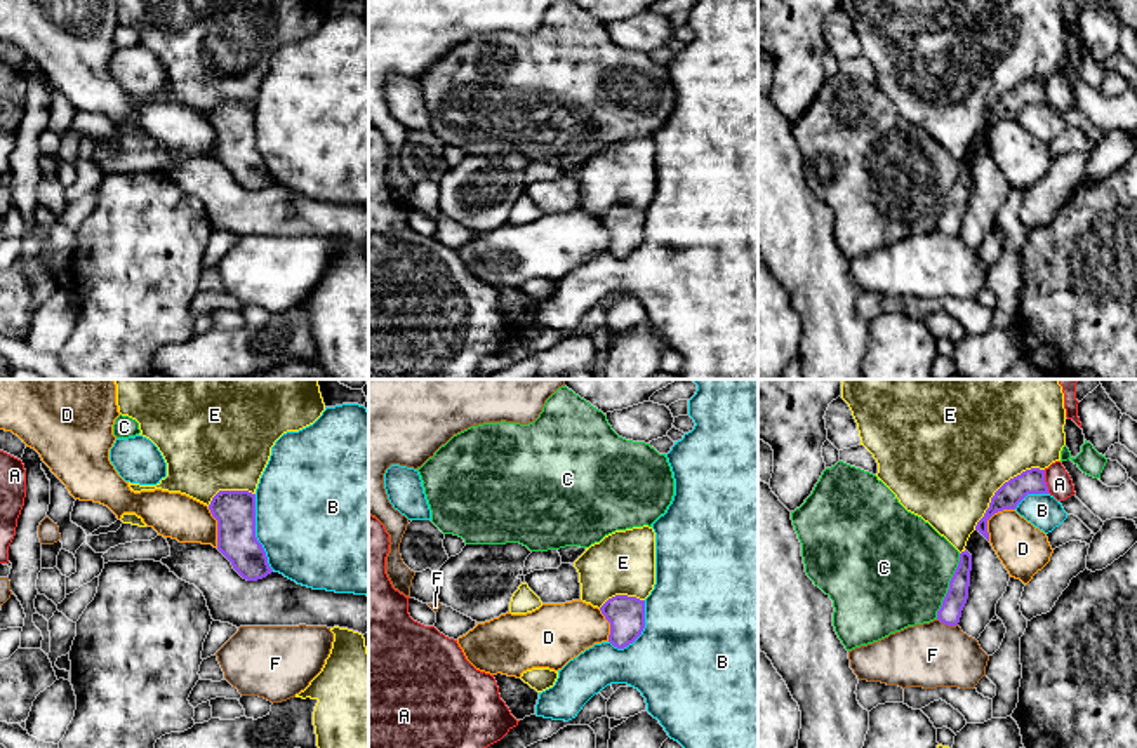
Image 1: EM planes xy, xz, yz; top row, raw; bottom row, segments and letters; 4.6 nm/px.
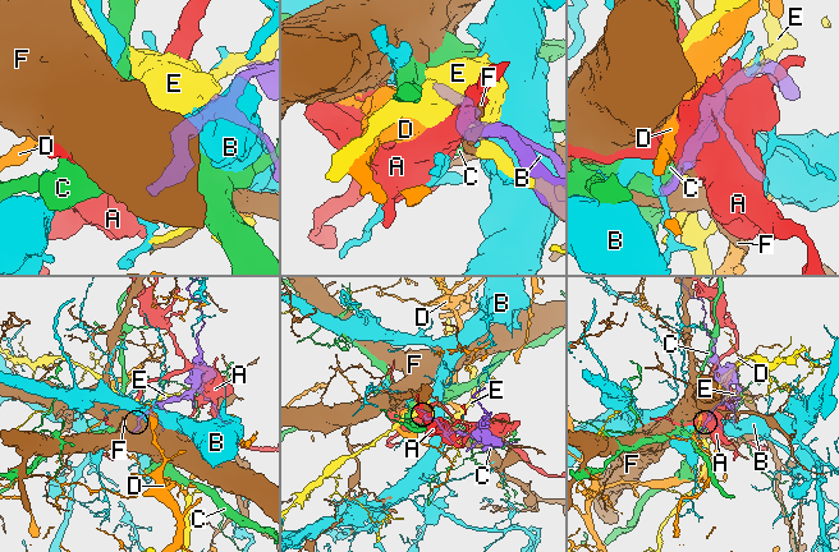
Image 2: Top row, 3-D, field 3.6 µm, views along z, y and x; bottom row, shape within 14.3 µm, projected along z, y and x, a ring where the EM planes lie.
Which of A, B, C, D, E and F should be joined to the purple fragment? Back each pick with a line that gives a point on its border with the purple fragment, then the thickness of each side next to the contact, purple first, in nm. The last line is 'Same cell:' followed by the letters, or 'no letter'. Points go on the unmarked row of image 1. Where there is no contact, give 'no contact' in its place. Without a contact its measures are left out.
Same cell: no letter

